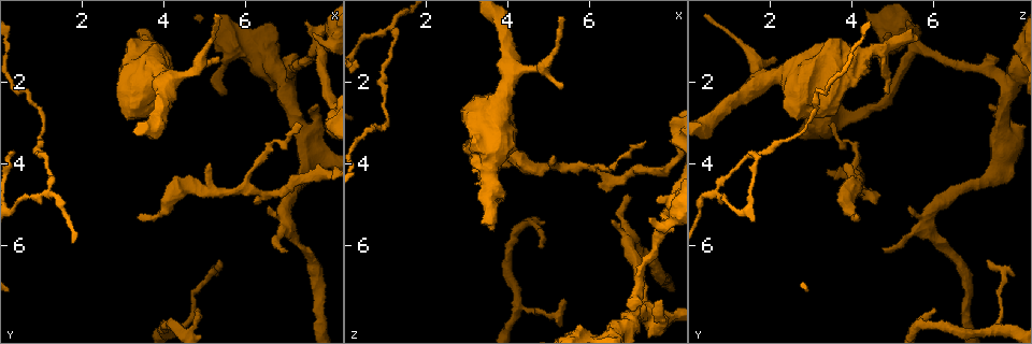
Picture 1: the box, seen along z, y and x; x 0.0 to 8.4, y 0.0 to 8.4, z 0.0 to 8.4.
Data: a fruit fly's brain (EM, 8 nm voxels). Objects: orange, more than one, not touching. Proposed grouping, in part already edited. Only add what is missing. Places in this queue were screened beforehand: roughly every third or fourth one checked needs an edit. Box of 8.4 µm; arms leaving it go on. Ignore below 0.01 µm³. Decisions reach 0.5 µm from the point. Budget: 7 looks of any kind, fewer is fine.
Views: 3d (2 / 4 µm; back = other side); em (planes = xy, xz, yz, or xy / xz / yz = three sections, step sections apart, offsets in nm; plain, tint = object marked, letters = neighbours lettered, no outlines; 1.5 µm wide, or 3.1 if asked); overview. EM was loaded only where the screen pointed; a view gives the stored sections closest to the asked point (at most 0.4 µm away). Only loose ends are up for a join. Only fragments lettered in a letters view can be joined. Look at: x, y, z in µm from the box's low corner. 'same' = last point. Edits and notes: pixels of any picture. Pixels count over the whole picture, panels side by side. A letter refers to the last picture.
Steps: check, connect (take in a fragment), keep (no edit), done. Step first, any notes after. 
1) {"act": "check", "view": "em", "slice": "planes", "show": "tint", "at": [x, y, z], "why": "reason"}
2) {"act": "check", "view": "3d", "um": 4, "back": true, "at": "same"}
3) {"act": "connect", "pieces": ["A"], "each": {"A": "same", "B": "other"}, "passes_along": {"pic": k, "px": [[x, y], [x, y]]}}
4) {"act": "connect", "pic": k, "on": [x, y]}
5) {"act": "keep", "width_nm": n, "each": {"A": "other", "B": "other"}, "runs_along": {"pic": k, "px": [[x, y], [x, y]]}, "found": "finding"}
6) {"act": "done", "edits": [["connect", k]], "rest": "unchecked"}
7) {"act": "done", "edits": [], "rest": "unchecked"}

{"act": "check", "view": "em", "slice": "planes", "show": "letters", "at": [3.35, 5.30, 4.15], "why": "free end"}

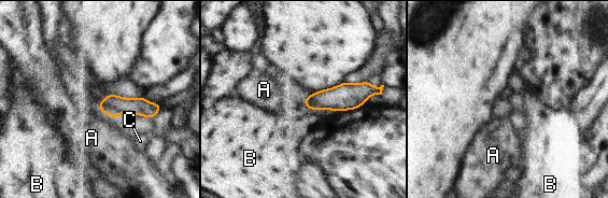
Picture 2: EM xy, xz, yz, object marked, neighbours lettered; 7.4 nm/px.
{"act": "keep", "each": {"A": "other", "B": "other", "C": "other"}, "runs_along": {"pic": 2, "px": [[101, 104], [157, 108]]}, "found": "no lettered fragment goes on from it"}

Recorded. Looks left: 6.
{"act": "check", "view": "3d", "um": 2, "at": [5.10, 4.00, 3.75], "why": "free end"}

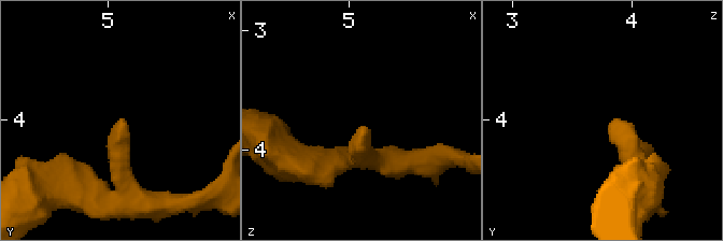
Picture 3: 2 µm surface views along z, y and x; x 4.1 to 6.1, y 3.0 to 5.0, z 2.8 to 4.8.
{"act": "check", "view": "em", "slice": "planes", "show": "letters", "at": [5.12, 4.02, 3.80]}

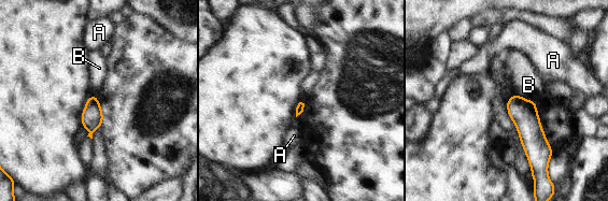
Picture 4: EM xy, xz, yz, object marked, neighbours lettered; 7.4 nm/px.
{"act": "keep", "each": {"A": "other", "B": "other"}, "border": {"pic": 4, "px": [[515, 94], [535, 102]]}, "found": "none of them fits"}

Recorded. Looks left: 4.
{"act": "check", "view": "3d", "um": 2, "at": [4.85, 7.55, 6.05], "why": "end of a long branch"}

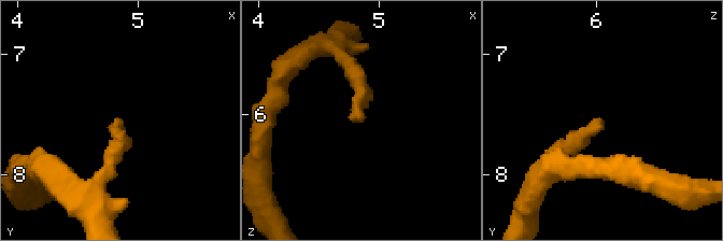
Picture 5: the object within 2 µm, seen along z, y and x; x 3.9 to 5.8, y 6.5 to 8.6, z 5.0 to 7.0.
{"act": "check", "view": "em", "slice": "planes", "show": "letters", "at": [4.88, 7.56, 6.04], "why": "need the tissue"}

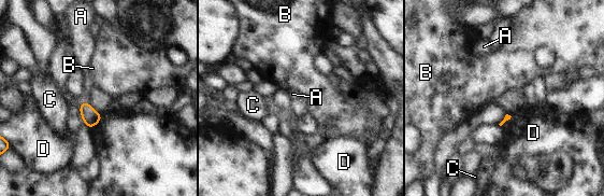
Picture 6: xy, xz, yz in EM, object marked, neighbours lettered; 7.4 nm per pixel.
{"act": "keep", "each": {"A": "other", "B": "other", "C": "other", "D": "other"}, "found": "no lettered fragment goes on from it"}

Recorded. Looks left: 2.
{"act": "done", "edits": [], "rest": "unchecked"}

